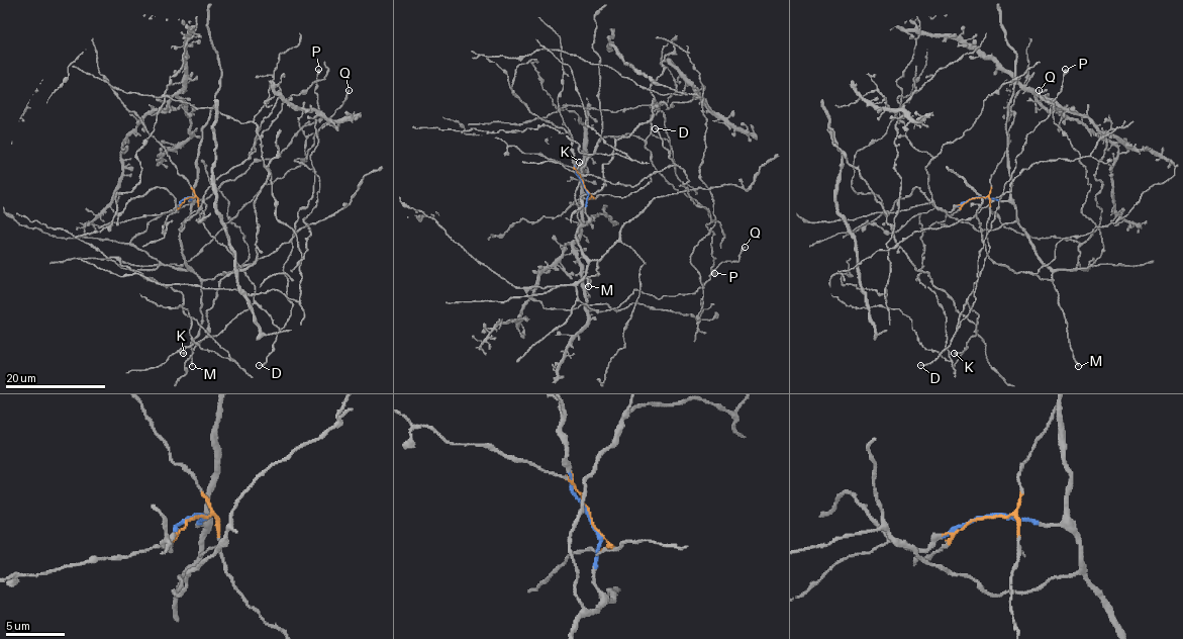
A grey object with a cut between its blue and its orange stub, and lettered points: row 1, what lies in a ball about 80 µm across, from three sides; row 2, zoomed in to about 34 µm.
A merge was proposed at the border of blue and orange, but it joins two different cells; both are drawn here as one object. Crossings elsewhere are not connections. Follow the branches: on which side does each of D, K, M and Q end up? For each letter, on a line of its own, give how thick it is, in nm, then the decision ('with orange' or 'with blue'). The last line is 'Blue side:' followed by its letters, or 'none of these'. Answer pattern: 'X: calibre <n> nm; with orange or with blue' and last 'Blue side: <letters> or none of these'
D: calibre 170 nm; with orange
K: calibre 320 nm; with orange
M: calibre 240 nm; with blue
Q: calibre 160 nm; with blue
Blue side: M, Q

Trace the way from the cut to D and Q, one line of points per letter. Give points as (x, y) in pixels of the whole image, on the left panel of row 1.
D: (189, 198), (196, 198), (204, 227), (235, 259), (254, 285), (254, 300), (278, 328), (273, 351), (259, 365)
Q: (187, 198), (190, 217), (180, 236), (191, 270), (180, 268), (263, 186), (298, 167), (349, 90)

